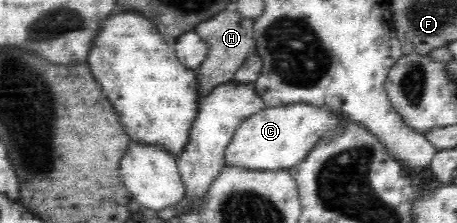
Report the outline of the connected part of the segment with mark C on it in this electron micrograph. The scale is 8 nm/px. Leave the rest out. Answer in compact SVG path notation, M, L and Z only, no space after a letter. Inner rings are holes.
M307 103L265 107L244 120L231 136L225 148L225 167L245 167L257 171L291 170L317 147L318 141L333 132L342 116L327 108Z

